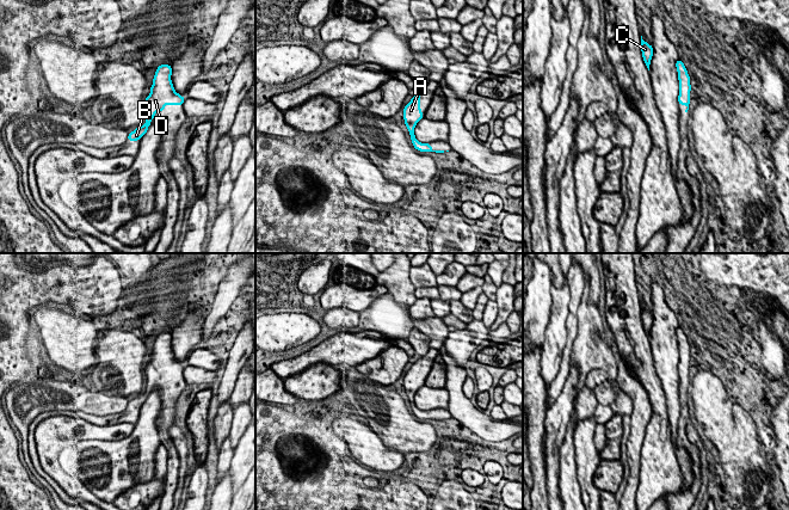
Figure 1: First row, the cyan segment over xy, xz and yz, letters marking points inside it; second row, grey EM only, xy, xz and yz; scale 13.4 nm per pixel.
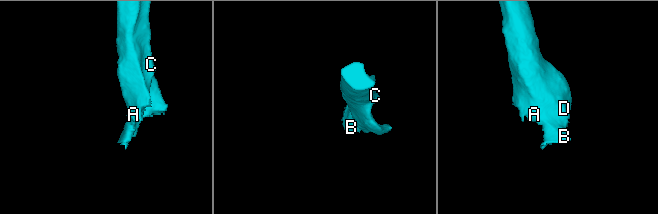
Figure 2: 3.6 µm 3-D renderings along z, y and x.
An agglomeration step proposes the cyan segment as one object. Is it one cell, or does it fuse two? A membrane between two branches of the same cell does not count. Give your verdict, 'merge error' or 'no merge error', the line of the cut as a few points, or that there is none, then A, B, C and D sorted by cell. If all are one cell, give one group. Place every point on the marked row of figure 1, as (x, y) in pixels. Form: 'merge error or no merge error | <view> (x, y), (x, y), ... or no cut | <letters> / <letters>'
no merge error | no cut | A B C D

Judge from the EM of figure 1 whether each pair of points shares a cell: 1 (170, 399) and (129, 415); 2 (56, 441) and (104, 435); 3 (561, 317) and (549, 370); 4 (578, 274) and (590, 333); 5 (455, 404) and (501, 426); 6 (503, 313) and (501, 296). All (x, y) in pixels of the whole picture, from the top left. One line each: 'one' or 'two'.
1: one
2: one
3: one
4: two
5: one
6: one

